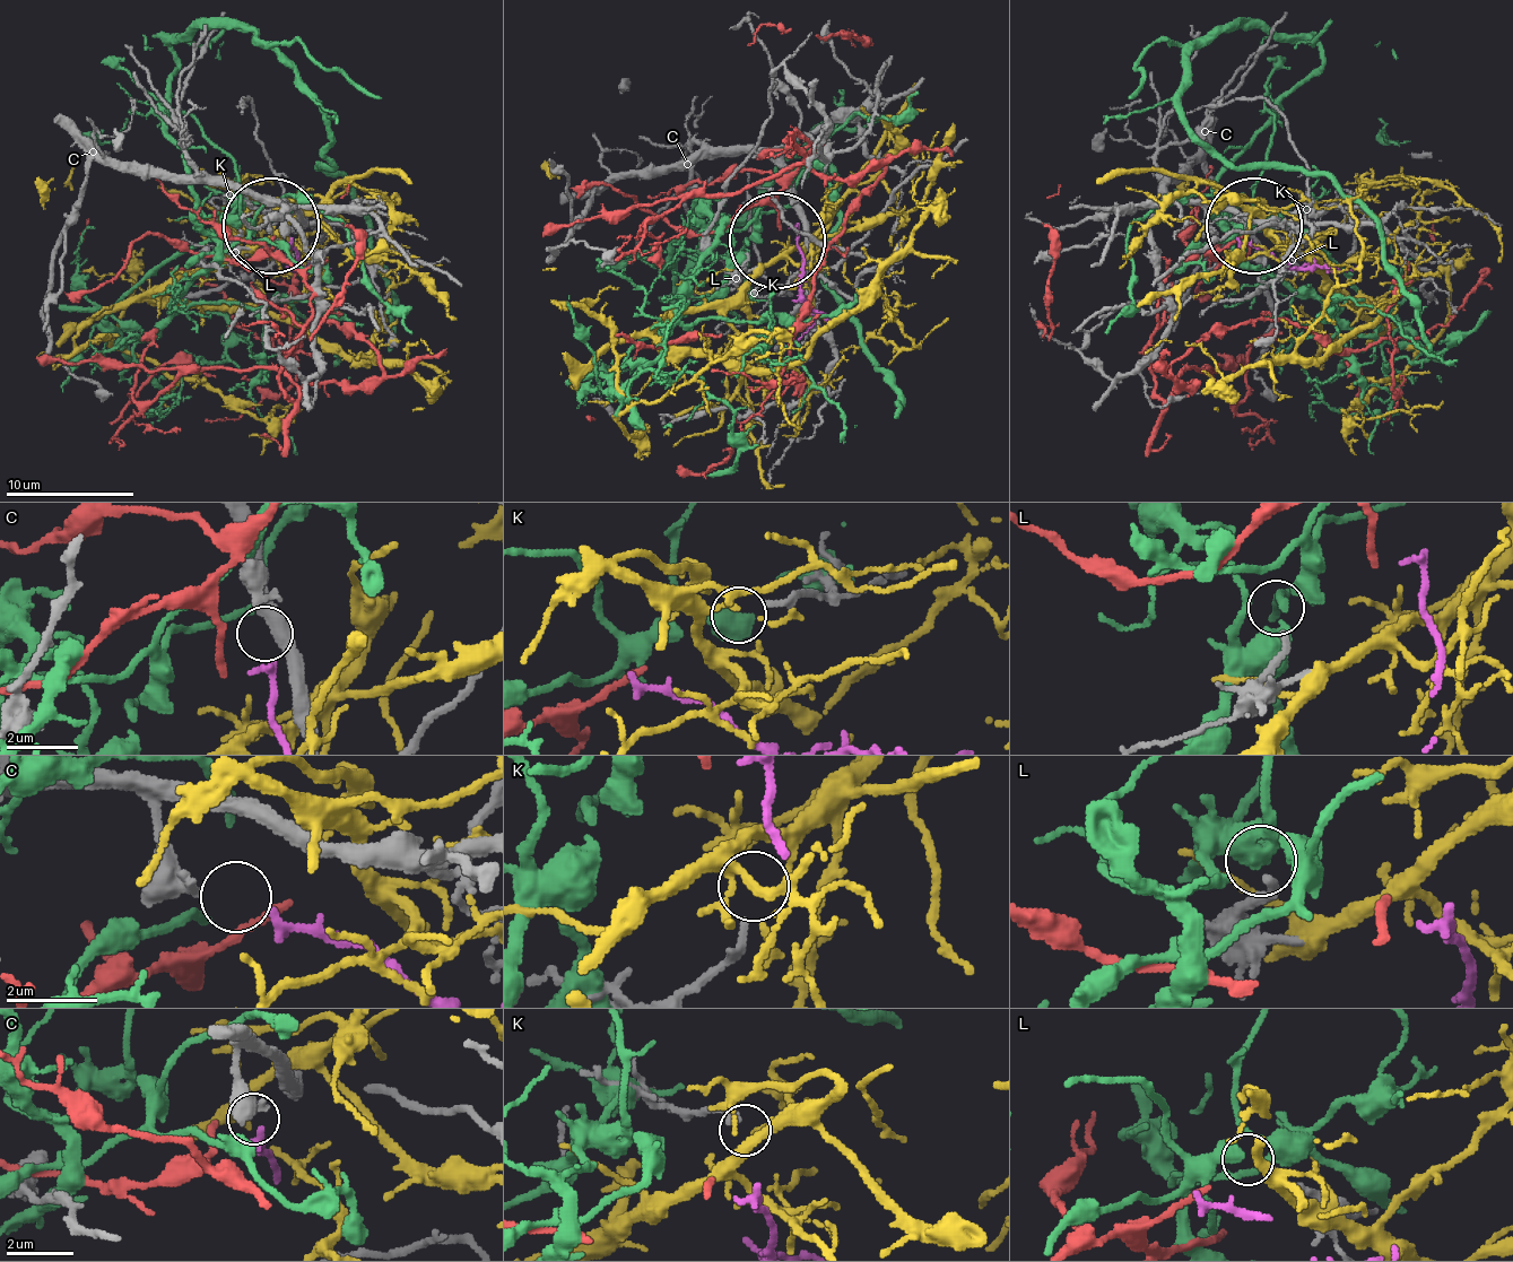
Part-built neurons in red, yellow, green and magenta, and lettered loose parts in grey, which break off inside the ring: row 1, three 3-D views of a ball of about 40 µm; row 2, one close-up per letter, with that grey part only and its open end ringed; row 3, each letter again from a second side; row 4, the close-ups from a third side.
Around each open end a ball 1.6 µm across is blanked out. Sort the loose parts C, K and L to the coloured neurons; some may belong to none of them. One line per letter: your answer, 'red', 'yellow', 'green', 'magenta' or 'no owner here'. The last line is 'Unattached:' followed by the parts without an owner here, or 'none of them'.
C: magenta
K: no owner here
L: no owner here
Unattached: K, L

